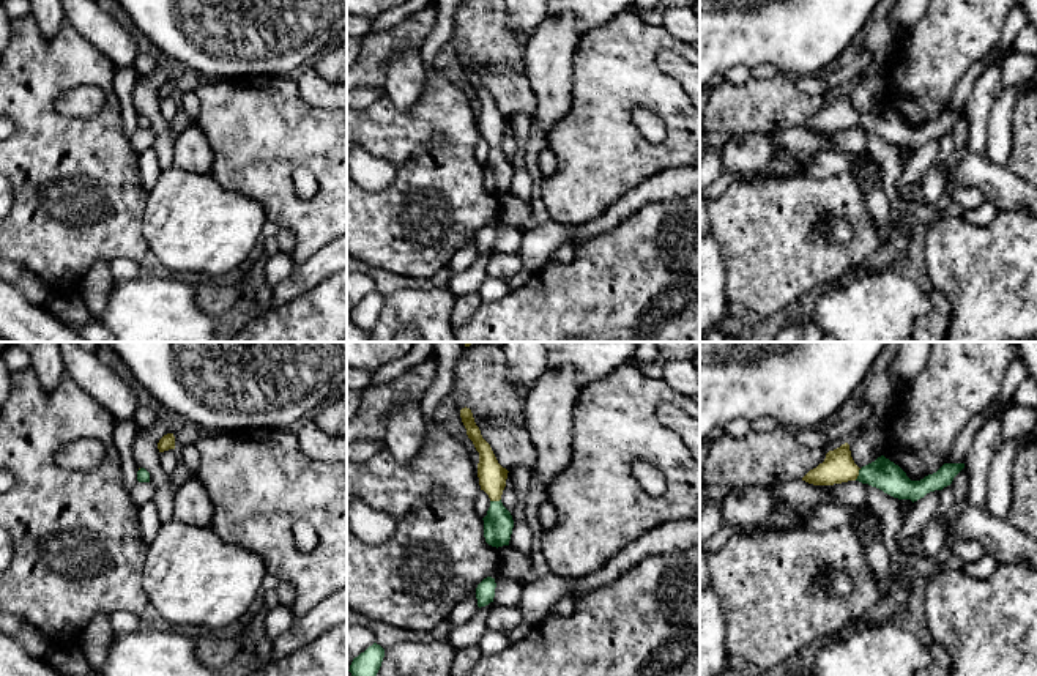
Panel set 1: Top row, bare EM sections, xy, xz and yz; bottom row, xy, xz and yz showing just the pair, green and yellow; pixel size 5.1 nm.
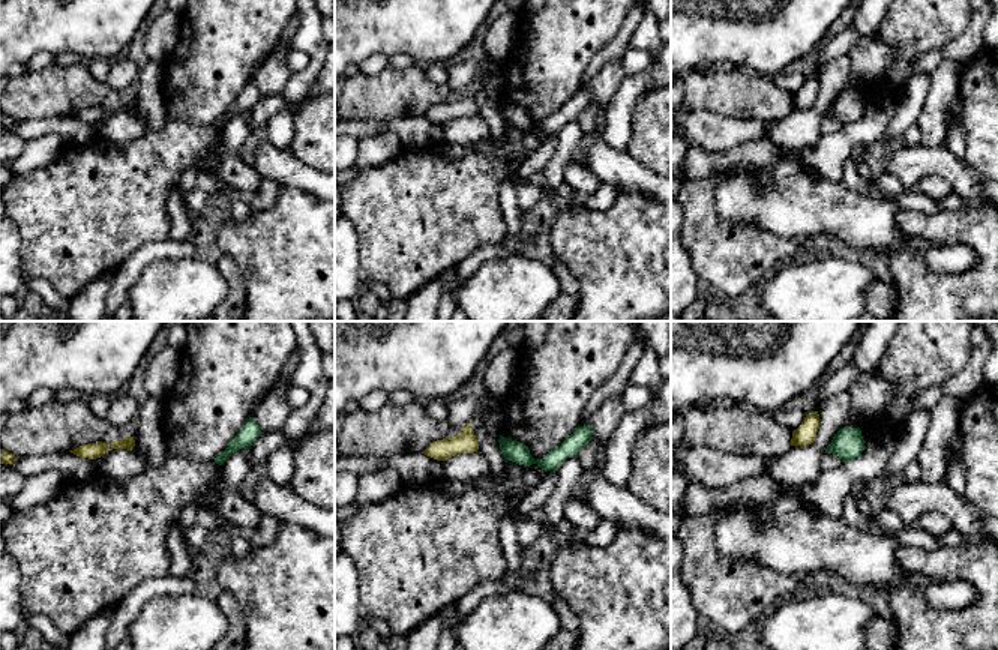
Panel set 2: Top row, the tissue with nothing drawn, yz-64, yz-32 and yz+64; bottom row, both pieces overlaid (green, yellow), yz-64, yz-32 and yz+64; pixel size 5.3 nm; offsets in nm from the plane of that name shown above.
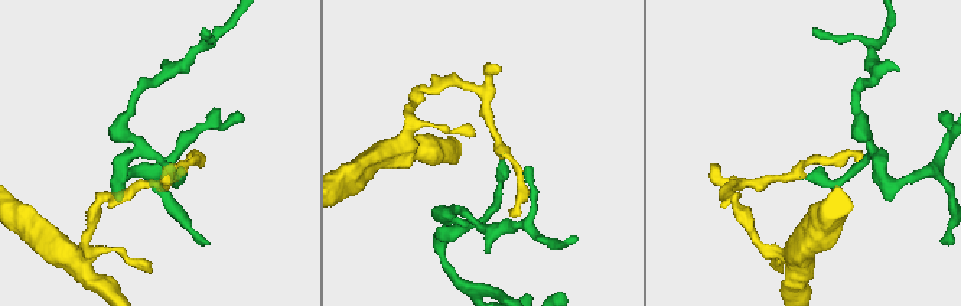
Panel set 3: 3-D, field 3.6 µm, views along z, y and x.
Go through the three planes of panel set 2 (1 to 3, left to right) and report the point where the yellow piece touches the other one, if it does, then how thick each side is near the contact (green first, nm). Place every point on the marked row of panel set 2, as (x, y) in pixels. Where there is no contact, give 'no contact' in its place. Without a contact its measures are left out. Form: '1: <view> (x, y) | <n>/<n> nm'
1: no contact
2: no contact
3: no contact

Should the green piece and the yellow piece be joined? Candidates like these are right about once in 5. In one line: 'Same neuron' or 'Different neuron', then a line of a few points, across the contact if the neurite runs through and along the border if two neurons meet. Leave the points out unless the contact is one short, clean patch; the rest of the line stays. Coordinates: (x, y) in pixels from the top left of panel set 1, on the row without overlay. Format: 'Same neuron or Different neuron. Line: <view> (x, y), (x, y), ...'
Same neuron. Line: yz (884, 122), (859, 122), (839, 114)

